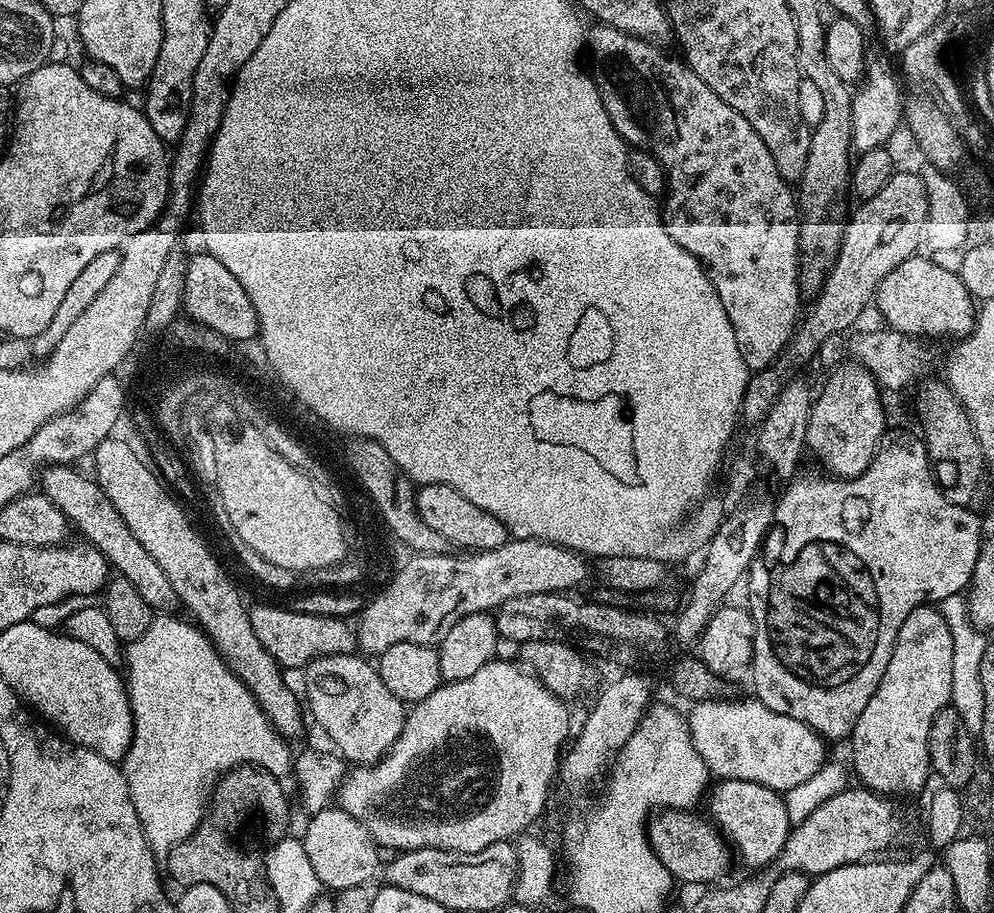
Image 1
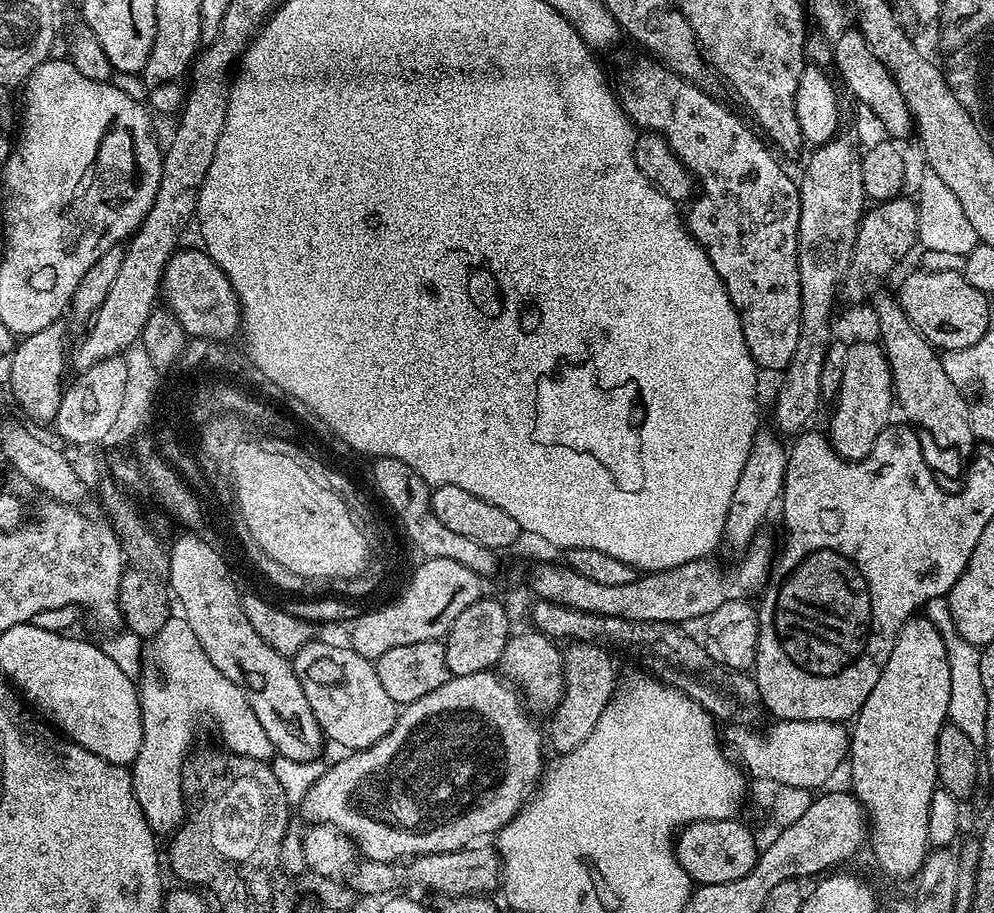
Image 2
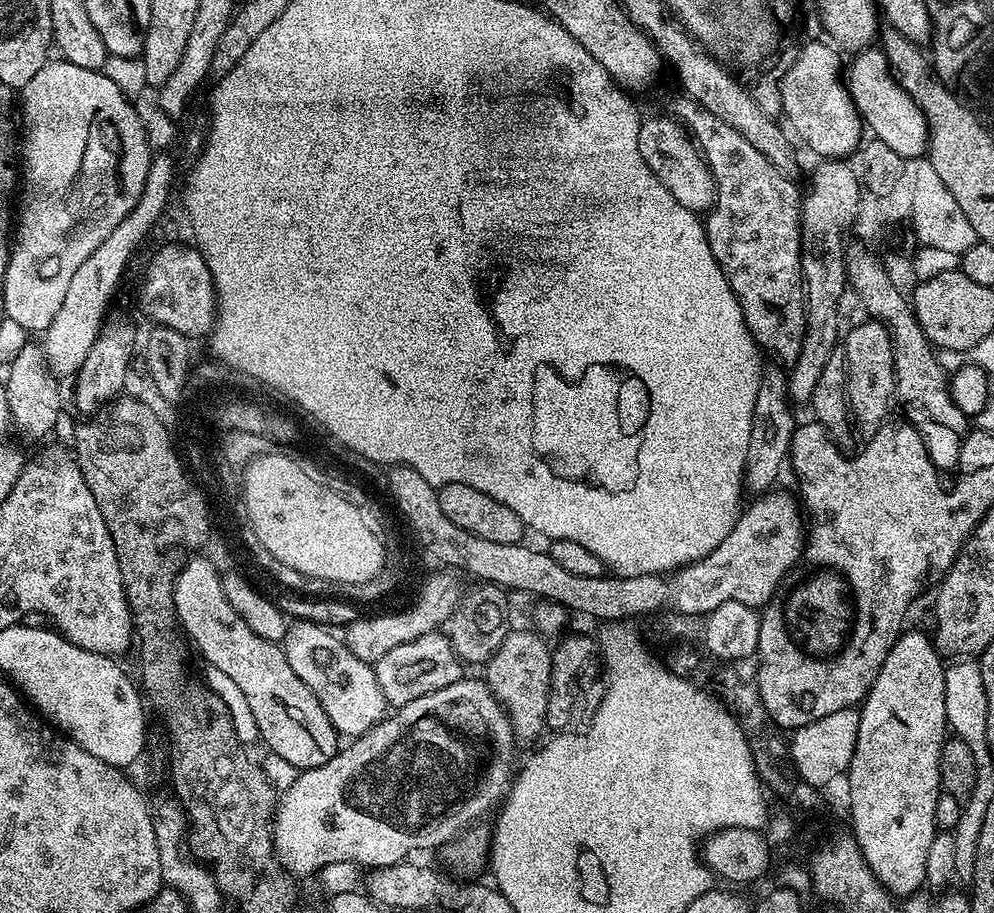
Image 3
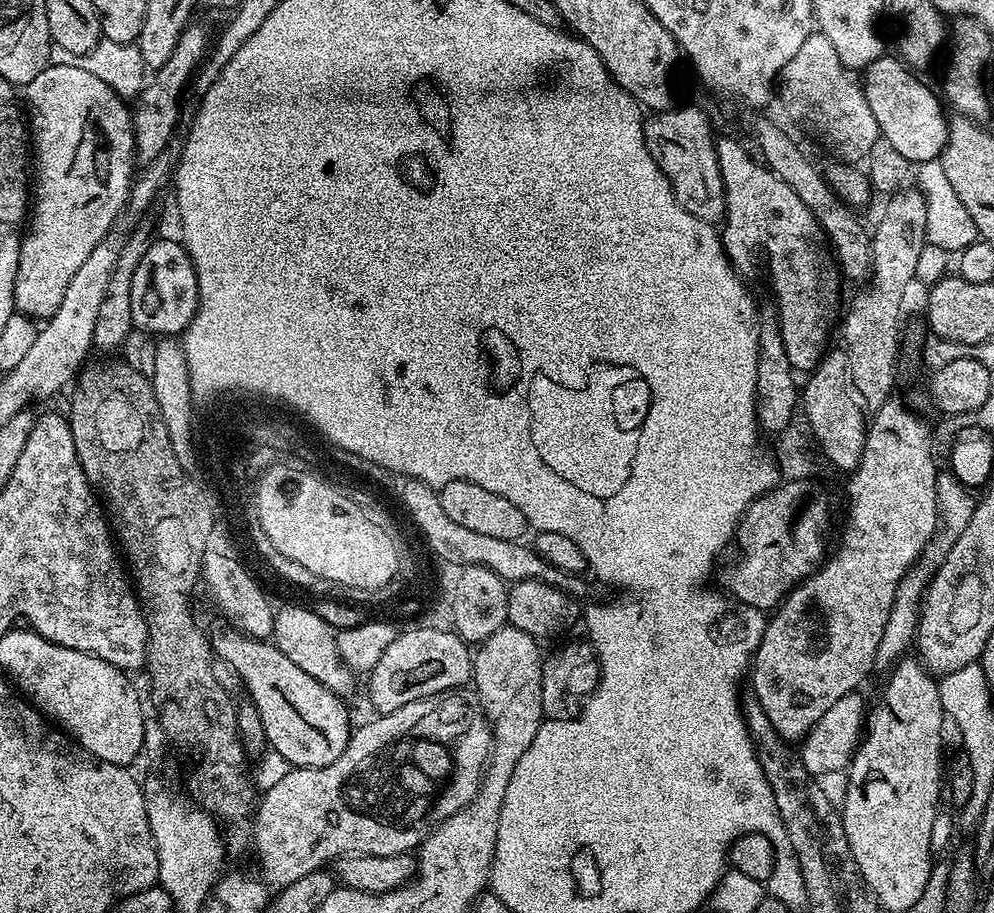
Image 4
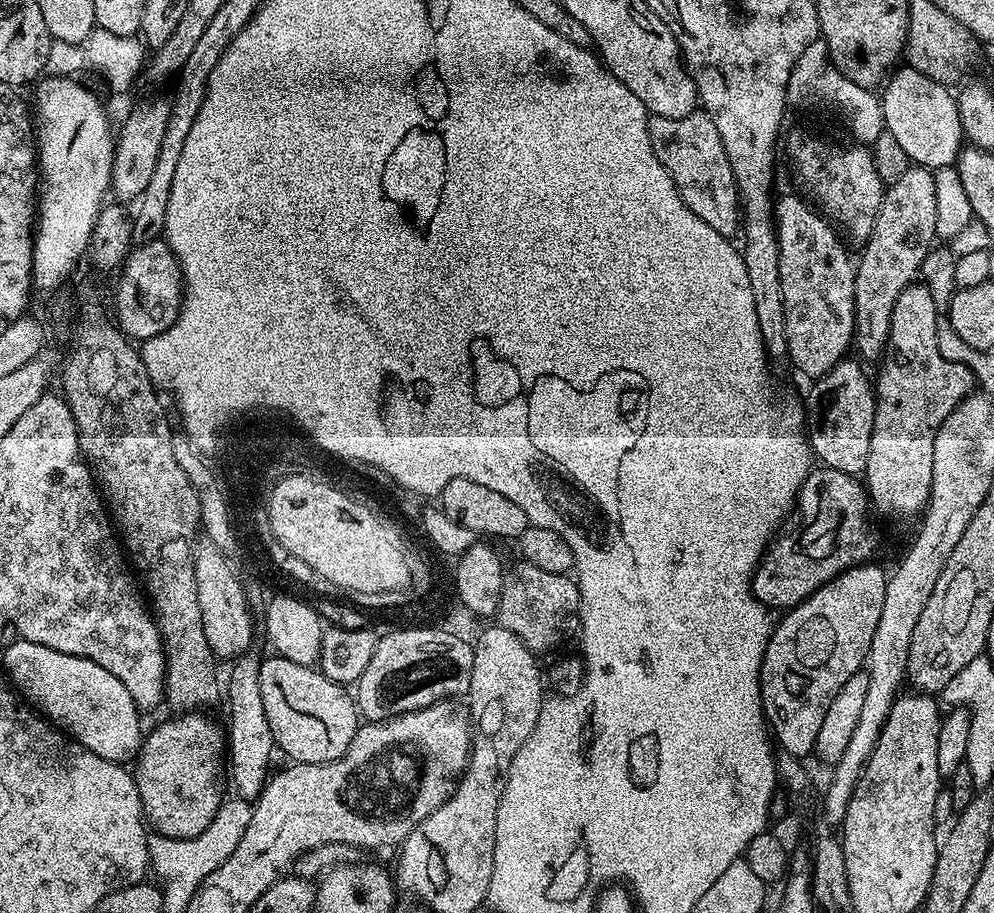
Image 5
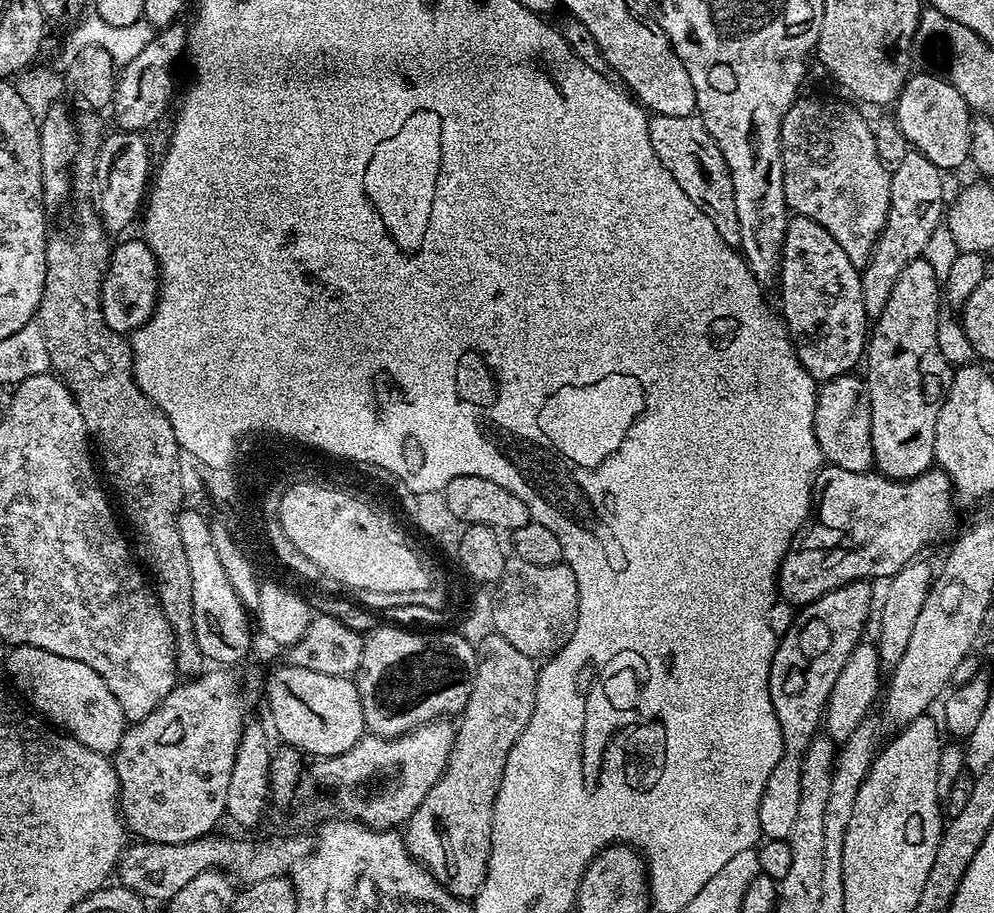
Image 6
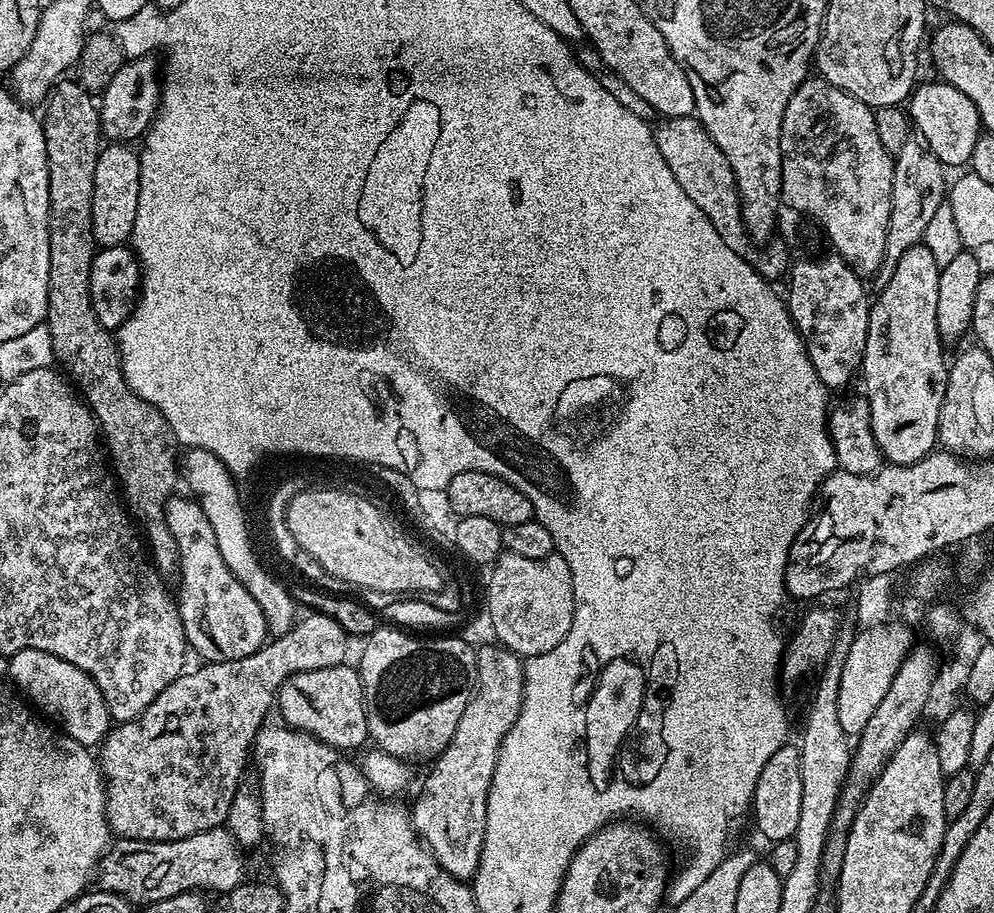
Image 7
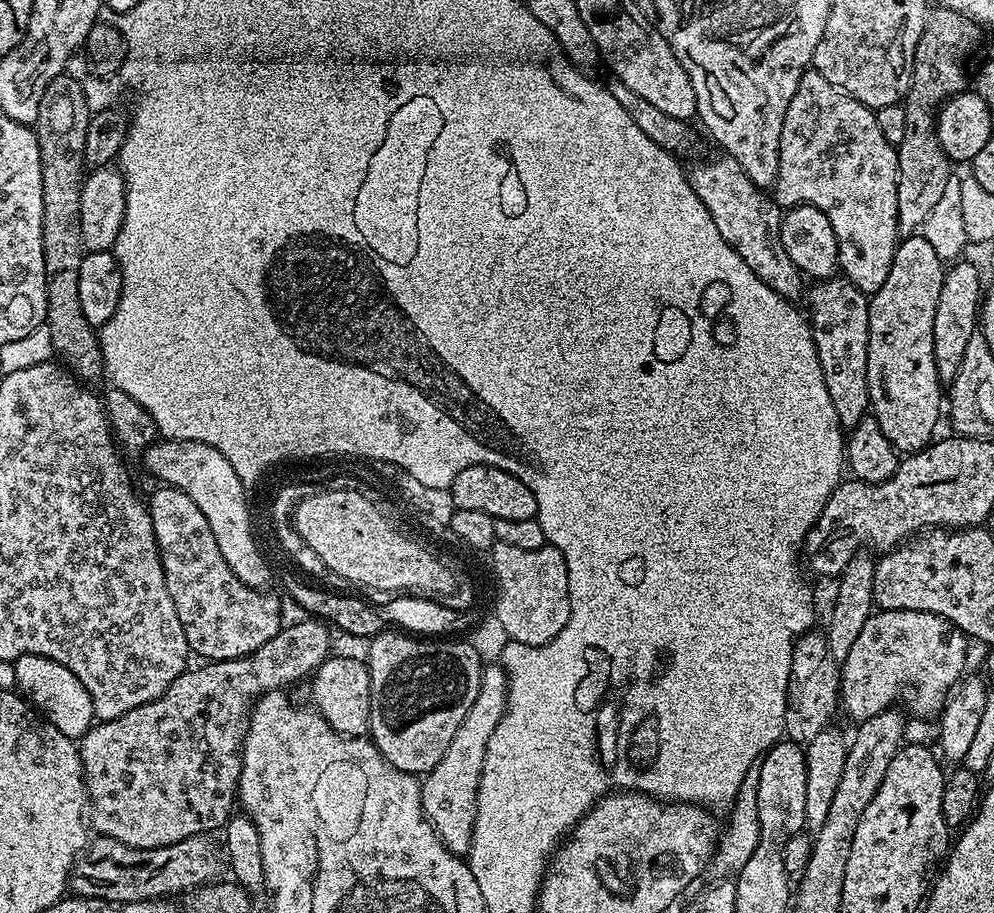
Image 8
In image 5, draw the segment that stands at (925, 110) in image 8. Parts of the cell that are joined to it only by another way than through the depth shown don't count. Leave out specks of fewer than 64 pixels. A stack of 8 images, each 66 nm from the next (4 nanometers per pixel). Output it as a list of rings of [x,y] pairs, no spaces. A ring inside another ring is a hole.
[[[910,166],[902,178],[898,178],[892,184],[887,185],[884,189],[884,201],[880,203],[880,213],[876,216],[876,221],[872,227],[872,232],[868,236],[867,240],[863,241],[862,248],[864,248],[864,253],[861,254],[860,260],[855,261],[854,267],[856,270],[856,277],[854,278],[854,322],[856,323],[856,339],[854,341],[855,351],[860,351],[858,353],[859,359],[861,361],[867,362],[867,360],[873,360],[873,362],[879,361],[881,359],[882,353],[884,351],[885,341],[888,339],[890,334],[890,314],[894,314],[894,302],[898,302],[898,294],[902,294],[902,290],[907,288],[909,284],[913,283],[917,279],[920,267],[923,264],[923,259],[926,258],[928,251],[933,247],[934,241],[937,239],[936,226],[935,223],[938,220],[938,209],[937,209],[937,195],[935,193],[935,178],[933,176],[933,169],[931,168],[921,168],[919,166]]]

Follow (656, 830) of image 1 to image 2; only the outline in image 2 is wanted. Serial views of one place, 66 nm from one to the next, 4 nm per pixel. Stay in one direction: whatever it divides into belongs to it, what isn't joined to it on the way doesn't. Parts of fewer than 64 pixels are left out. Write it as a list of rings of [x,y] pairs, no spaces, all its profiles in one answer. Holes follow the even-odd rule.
[[[696,820],[679,829],[674,840],[674,854],[686,870],[688,877],[697,885],[738,882],[754,870],[760,859],[761,849],[756,848],[756,836],[740,821],[730,820]]]

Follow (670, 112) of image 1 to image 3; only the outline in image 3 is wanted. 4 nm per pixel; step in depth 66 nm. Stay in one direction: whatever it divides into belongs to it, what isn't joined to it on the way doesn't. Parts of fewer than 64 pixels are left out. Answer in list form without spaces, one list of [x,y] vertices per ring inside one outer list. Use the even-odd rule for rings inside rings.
[[[683,94],[677,96],[670,109],[671,115],[688,129],[716,183],[716,201],[703,221],[710,250],[742,306],[744,321],[757,345],[765,353],[773,352],[781,365],[791,366],[796,363],[804,338],[804,289],[800,275],[801,189],[796,189],[785,173],[766,162],[766,157],[754,150],[734,126],[726,126],[722,118],[714,118],[714,114],[702,108],[698,101]]]

